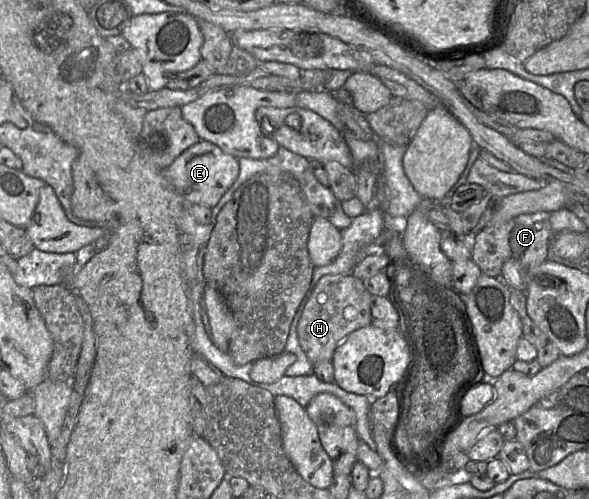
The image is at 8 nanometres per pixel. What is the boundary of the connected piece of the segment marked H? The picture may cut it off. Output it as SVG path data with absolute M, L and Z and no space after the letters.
M352 274L323 275L315 284L297 324L298 341L309 361L331 361L334 351L351 332L372 324L372 294Z

